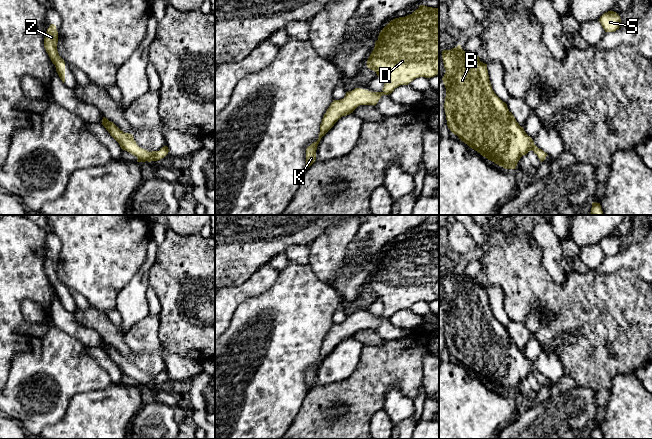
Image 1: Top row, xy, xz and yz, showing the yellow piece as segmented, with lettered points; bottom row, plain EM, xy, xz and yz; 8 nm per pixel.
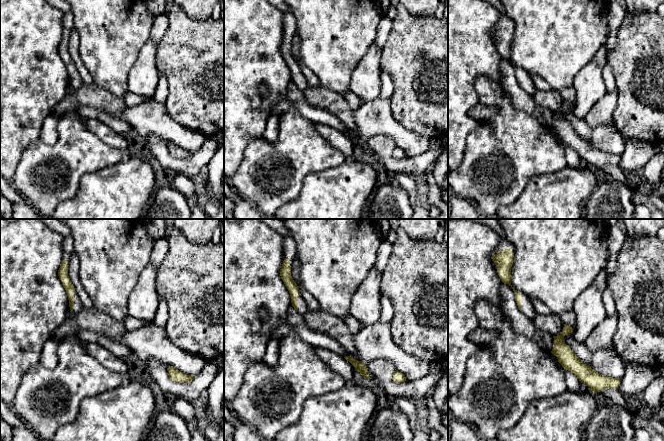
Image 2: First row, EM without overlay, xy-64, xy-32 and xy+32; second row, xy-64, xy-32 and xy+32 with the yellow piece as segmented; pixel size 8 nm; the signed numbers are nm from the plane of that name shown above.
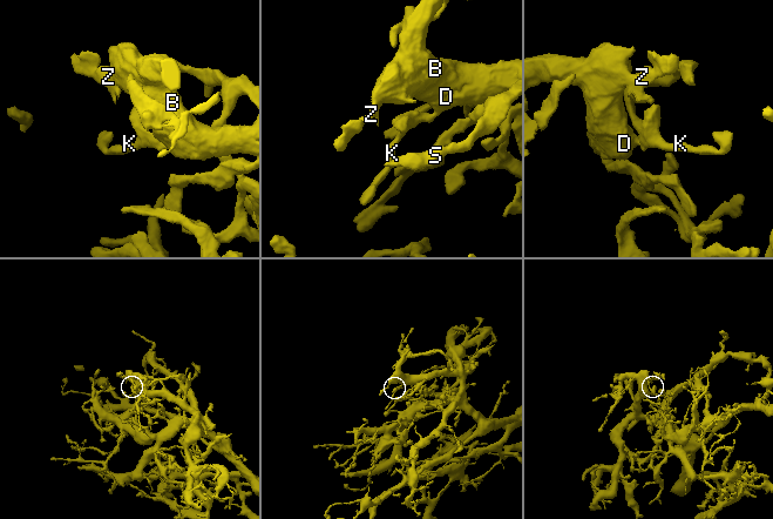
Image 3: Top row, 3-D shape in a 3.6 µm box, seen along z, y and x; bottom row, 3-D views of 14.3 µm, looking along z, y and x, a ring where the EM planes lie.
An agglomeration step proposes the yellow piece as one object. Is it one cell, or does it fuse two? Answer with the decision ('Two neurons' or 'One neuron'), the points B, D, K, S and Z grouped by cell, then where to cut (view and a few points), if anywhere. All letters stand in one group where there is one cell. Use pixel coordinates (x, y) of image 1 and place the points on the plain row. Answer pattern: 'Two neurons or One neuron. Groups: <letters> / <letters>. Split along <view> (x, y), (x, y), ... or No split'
One neuron. Groups: B D K S Z. No split

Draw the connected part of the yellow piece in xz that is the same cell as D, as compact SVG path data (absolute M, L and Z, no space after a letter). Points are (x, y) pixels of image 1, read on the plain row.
M420 229L412 238L391 244L379 257L367 291L384 304L383 315L355 312L343 323L333 324L323 340L318 364L306 373L307 391L316 384L321 362L341 341L360 329L375 330L382 319L416 302L439 299L439 231Z

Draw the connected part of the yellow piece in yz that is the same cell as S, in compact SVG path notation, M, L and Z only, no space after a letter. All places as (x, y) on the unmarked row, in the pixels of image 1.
M610 234L600 241L599 246L605 256L615 256L620 252L621 243L616 236Z

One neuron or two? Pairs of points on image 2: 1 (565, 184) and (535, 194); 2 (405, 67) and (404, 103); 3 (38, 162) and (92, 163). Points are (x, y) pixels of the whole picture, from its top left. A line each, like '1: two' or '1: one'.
1: one
2: one
3: one

